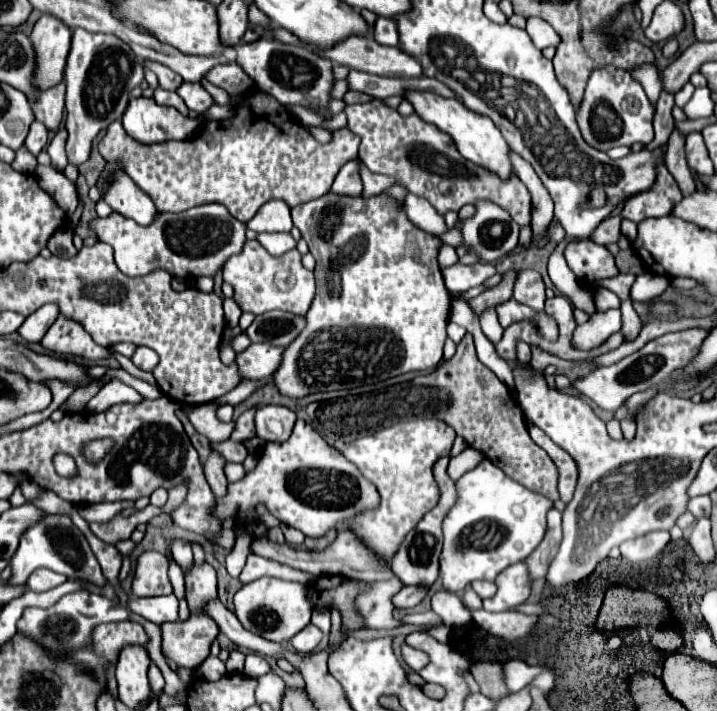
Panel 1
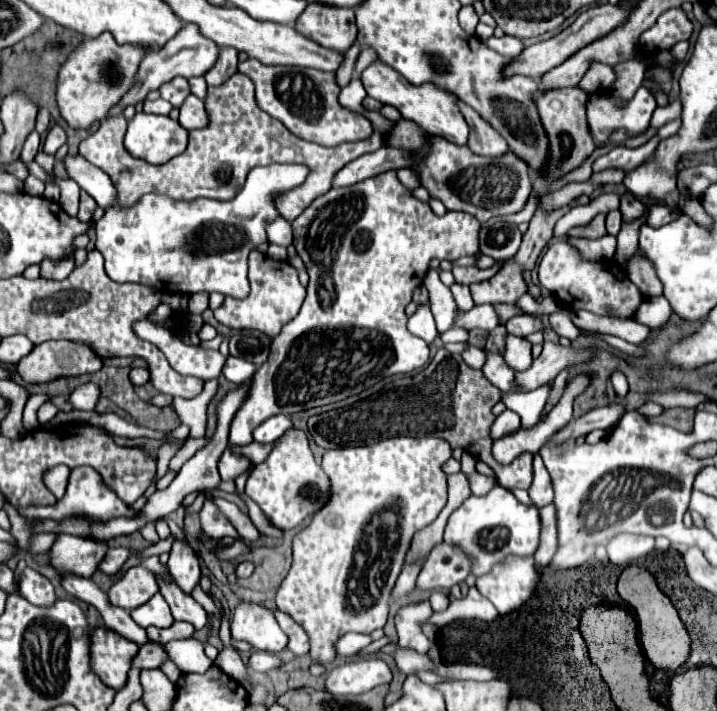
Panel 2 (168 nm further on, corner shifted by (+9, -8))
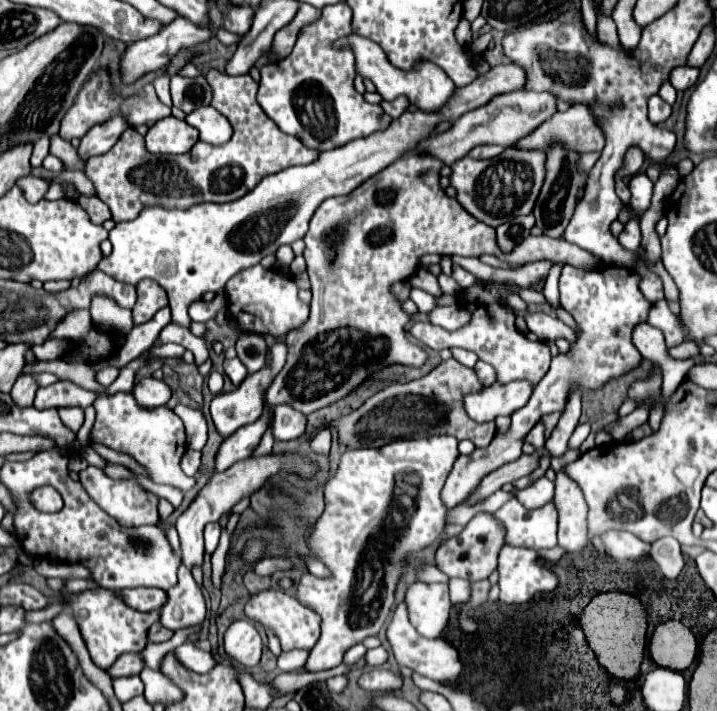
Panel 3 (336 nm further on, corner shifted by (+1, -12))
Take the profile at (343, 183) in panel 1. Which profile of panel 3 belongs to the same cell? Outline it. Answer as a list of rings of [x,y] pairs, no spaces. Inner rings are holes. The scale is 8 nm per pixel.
[[[524,90],[504,92],[504,94],[494,96],[482,108],[470,110],[464,116],[460,116],[448,132],[422,140],[416,146],[416,152],[418,154],[428,152],[440,158],[446,166],[450,166],[452,162],[464,158],[478,144],[500,144],[504,148],[512,146],[516,140],[520,140],[522,136],[538,128],[544,120],[548,120],[554,112],[556,112],[556,98],[548,92],[524,92]]]

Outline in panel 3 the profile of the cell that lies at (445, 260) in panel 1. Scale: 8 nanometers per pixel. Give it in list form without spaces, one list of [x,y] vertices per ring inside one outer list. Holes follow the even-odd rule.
[[[458,264],[452,266],[452,278],[454,278],[462,288],[468,288],[468,286],[472,286],[472,284],[476,282],[476,276],[472,276],[470,272],[466,272],[466,270],[460,268]]]

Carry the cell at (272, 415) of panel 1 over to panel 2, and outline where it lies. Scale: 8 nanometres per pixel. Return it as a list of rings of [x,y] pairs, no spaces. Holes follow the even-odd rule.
[[[276,414],[268,420],[264,420],[256,430],[254,430],[254,440],[260,444],[272,444],[278,440],[288,428],[292,428],[292,422],[284,414]]]

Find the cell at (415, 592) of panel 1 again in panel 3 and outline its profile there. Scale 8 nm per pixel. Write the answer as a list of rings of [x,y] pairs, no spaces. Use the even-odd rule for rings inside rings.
[[[478,512],[458,536],[450,538],[436,550],[436,566],[450,578],[458,576],[472,582],[484,580],[496,570],[496,558],[502,546],[504,546],[504,526],[494,518],[494,514]]]

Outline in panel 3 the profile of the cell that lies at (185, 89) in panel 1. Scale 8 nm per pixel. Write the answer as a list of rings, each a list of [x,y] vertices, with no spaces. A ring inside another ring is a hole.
[[[204,106],[204,108],[196,108],[194,112],[190,112],[186,116],[186,122],[194,128],[198,128],[200,132],[200,140],[206,144],[226,144],[234,130],[230,126],[230,122],[212,106]]]

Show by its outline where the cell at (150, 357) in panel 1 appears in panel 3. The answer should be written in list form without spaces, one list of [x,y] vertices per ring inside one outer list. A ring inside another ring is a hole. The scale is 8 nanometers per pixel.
[[[142,378],[134,386],[132,396],[136,398],[136,404],[142,406],[142,408],[158,408],[158,406],[166,406],[166,402],[170,400],[172,392],[162,380]]]

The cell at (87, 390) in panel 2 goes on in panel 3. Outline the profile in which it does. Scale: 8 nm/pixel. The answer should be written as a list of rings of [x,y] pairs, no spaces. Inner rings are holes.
[[[58,408],[58,414],[60,414],[62,422],[64,422],[70,430],[74,430],[74,432],[80,430],[80,426],[82,426],[82,422],[84,422],[84,410],[82,410],[82,408]]]

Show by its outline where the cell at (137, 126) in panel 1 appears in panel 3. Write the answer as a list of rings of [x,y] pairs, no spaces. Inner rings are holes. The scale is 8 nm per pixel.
[[[174,116],[162,118],[146,134],[146,146],[150,152],[160,154],[184,154],[198,142],[198,132],[184,120]]]

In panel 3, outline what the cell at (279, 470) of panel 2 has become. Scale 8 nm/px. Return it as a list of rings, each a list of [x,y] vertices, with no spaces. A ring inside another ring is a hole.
[[[320,430],[314,440],[312,440],[312,450],[314,452],[320,452],[320,454],[326,454],[330,452],[330,430]]]

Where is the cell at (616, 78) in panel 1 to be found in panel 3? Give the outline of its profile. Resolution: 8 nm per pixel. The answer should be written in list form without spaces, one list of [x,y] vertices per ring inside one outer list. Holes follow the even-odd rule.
[[[650,96],[648,100],[648,118],[652,124],[664,122],[670,116],[670,104],[666,104],[660,96]]]

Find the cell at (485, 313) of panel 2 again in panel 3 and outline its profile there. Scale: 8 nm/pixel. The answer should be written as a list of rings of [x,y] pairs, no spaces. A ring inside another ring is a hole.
[[[450,304],[450,306],[434,308],[428,314],[428,320],[446,330],[456,330],[456,328],[464,326],[470,320],[470,316],[468,316],[468,310],[464,310],[460,304]]]

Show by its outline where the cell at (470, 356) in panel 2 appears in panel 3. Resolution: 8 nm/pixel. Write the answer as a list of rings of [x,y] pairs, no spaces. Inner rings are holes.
[[[452,348],[450,352],[452,352],[452,356],[454,356],[454,358],[456,358],[460,364],[464,364],[464,366],[468,366],[468,368],[474,368],[474,364],[478,362],[478,356],[476,356],[474,352],[470,352],[470,350]]]

